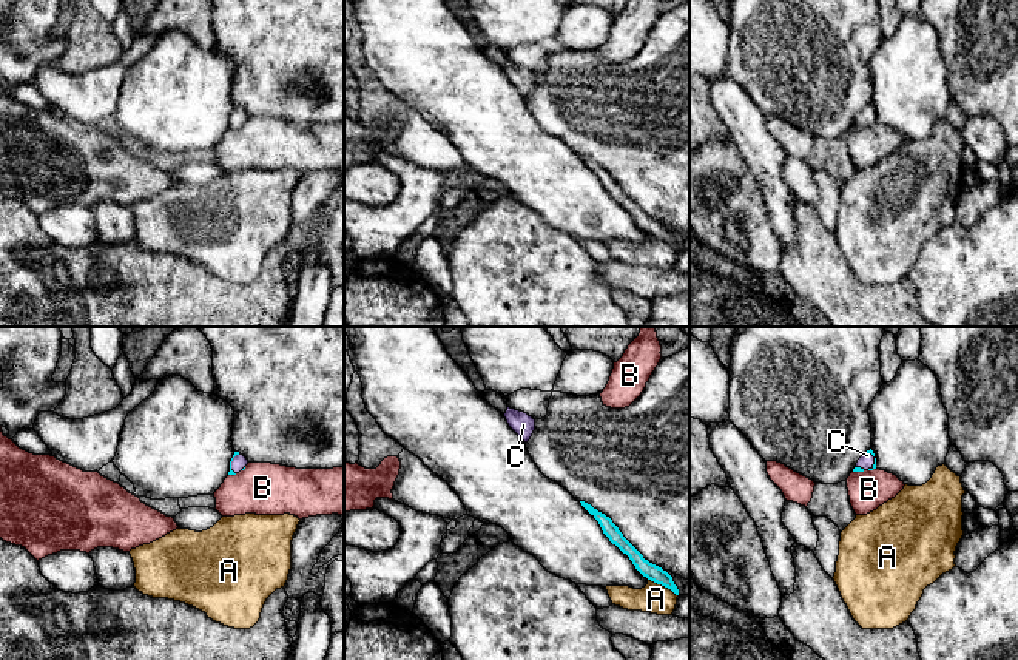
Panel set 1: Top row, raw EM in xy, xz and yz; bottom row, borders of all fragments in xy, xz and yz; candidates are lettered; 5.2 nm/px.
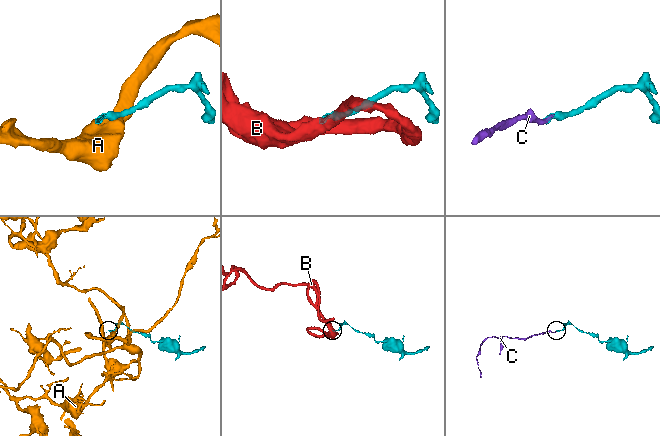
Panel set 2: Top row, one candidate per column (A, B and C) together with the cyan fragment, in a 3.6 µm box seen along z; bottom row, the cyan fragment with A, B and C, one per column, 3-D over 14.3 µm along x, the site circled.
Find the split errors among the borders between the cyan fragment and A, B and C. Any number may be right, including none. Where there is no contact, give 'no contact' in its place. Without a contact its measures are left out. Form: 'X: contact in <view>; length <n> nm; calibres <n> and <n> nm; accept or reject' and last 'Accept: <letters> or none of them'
A: contact in xz; length 180 nm; calibres 90 and 160 nm; reject
B: contact in yz; length 60 nm; calibres 30 and 200 nm; reject
C: contact in yz; length 100 nm; calibres 20 and 80 nm; accept
Accept: C

